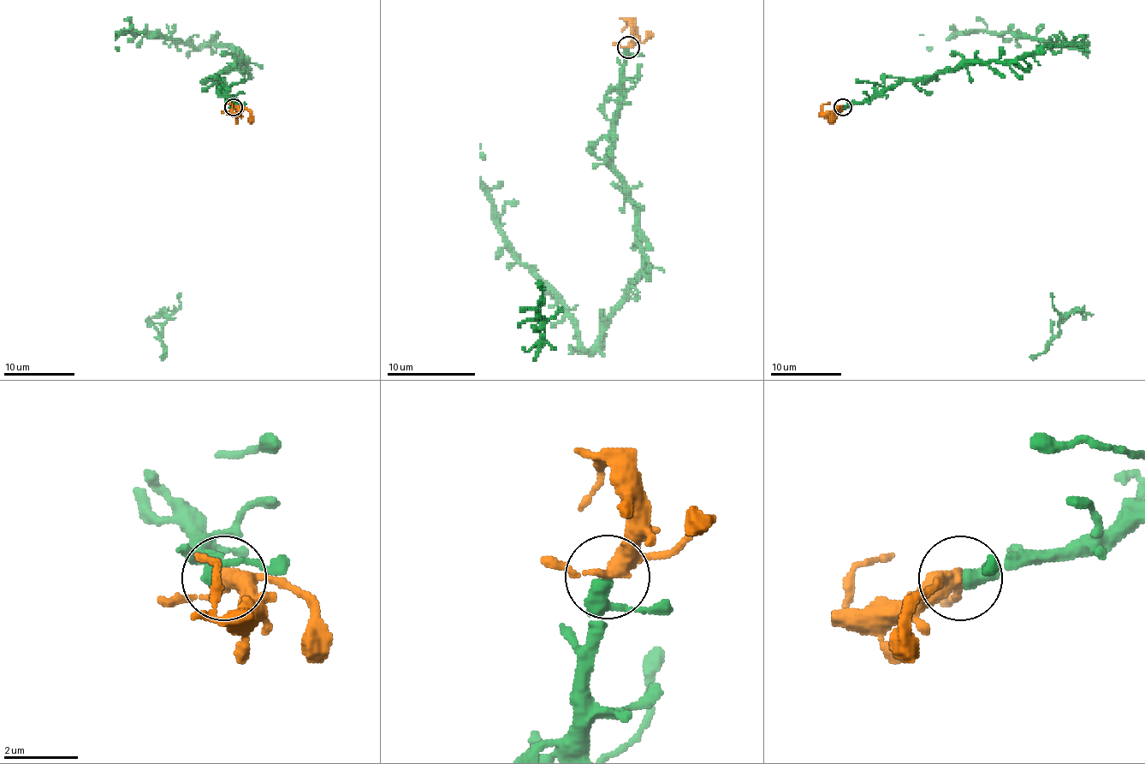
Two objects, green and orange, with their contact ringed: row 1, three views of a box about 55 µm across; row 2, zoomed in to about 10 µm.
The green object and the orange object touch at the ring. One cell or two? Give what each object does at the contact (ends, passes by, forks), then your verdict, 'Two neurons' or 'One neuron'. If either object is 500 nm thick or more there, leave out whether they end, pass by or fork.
At the ring green passes by. At the ring orange forks. One neuron

